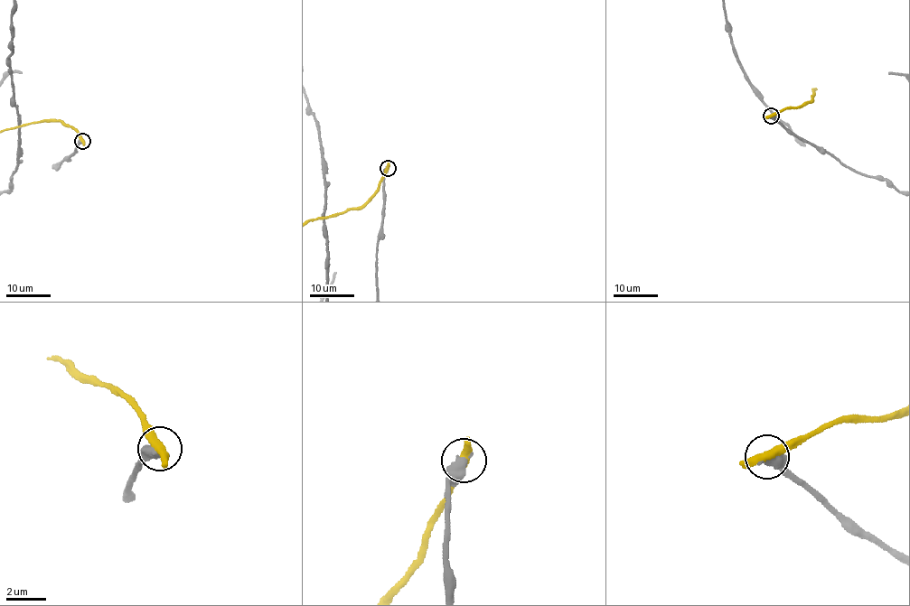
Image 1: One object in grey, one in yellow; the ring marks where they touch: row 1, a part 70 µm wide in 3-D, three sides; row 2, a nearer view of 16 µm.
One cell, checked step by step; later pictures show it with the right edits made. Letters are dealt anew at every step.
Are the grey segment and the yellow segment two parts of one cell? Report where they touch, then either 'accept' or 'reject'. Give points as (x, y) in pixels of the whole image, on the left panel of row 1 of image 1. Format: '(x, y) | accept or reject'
(82, 141) | reject

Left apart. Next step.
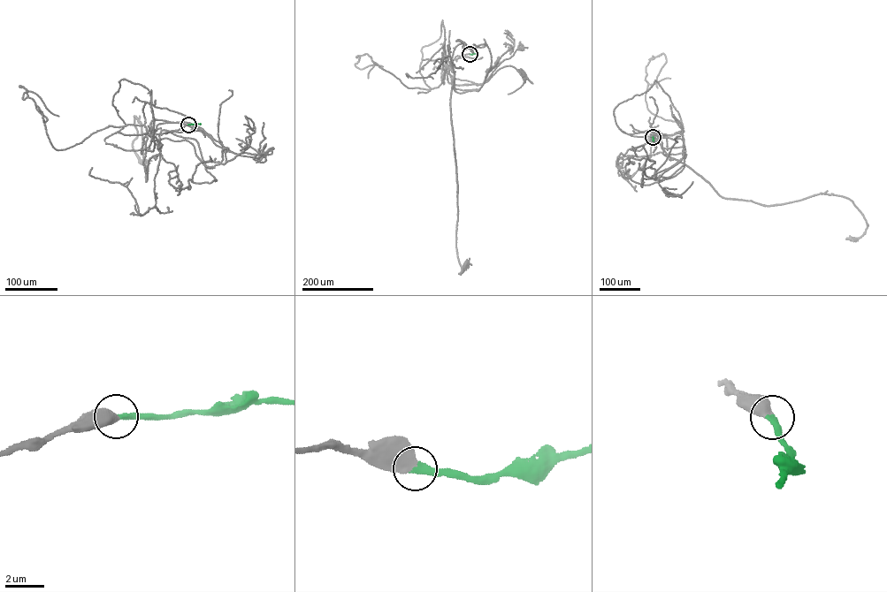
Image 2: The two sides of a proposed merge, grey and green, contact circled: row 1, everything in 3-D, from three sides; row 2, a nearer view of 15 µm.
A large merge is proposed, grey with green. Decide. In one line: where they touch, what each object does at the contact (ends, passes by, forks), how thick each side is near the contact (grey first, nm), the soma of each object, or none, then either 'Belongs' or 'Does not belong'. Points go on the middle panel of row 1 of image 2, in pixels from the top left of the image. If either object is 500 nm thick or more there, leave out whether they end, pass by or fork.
Place: (470, 54). Thickness 600 nm (grey) against 360 nm. Soma of grey: (466, 264). Soma of green: none. Belongs

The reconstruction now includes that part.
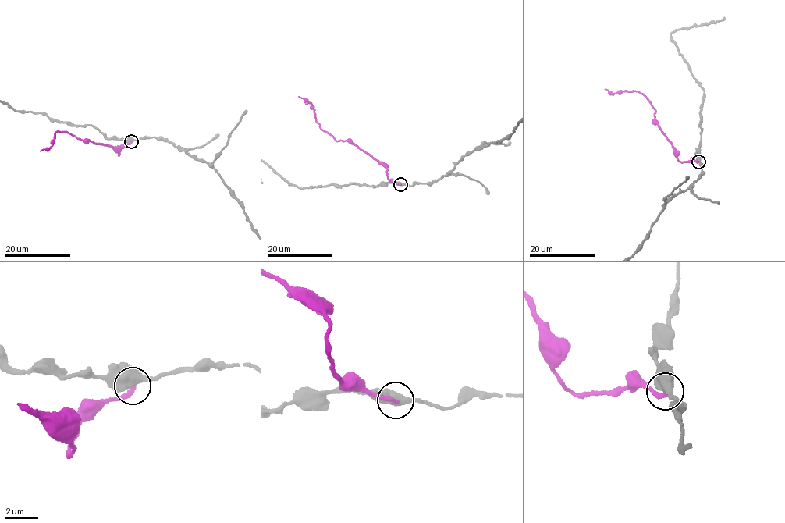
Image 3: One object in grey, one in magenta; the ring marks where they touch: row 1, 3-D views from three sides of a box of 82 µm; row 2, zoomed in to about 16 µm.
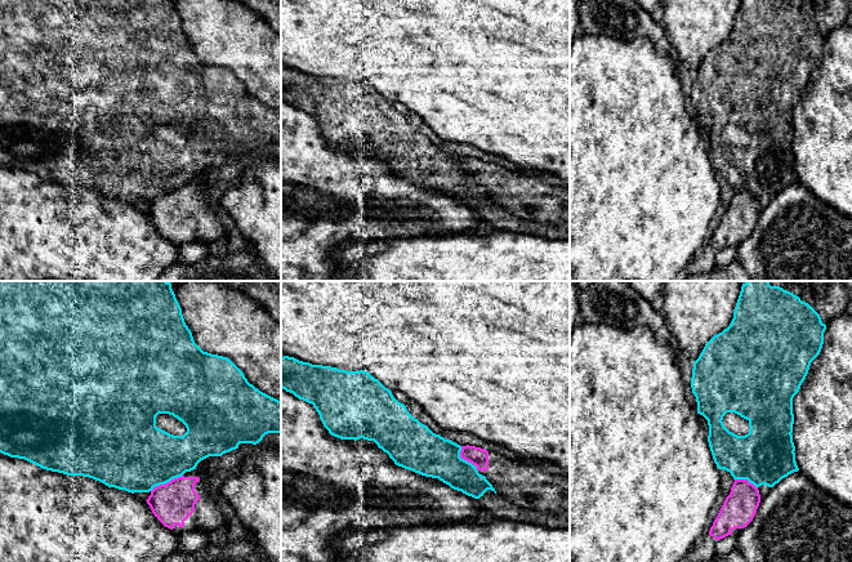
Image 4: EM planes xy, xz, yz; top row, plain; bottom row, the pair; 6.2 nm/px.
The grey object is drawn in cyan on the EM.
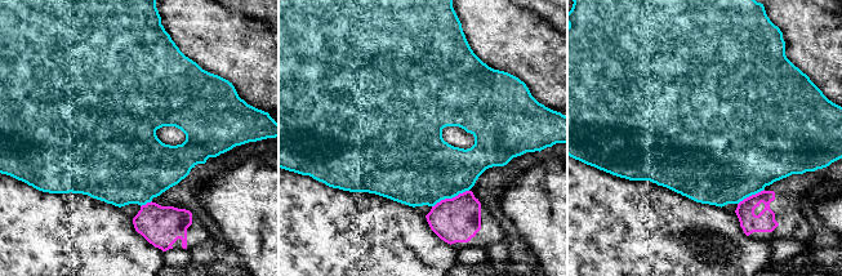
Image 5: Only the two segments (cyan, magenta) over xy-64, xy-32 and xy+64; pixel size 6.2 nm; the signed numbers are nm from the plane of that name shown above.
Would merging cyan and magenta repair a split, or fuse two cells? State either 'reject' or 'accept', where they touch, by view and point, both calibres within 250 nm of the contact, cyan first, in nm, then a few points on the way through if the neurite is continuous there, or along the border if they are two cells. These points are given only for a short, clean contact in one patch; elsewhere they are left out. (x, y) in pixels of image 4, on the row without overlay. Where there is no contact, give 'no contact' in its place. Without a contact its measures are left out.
reject | xy (166, 193) | 440/260 nm | along xy (182, 186), (157, 196), (151, 203)

